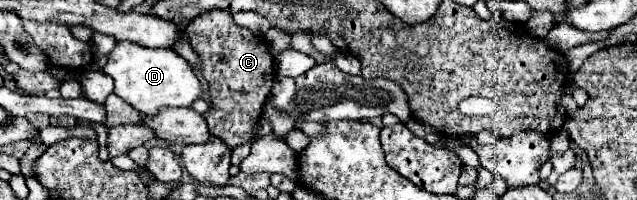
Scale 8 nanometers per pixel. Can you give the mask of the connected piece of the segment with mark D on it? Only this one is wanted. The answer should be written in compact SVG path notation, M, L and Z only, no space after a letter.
M116 42L100 72L112 76L114 94L144 116L154 116L162 106L190 106L202 92L200 80L188 62L168 48L142 48L132 42Z

